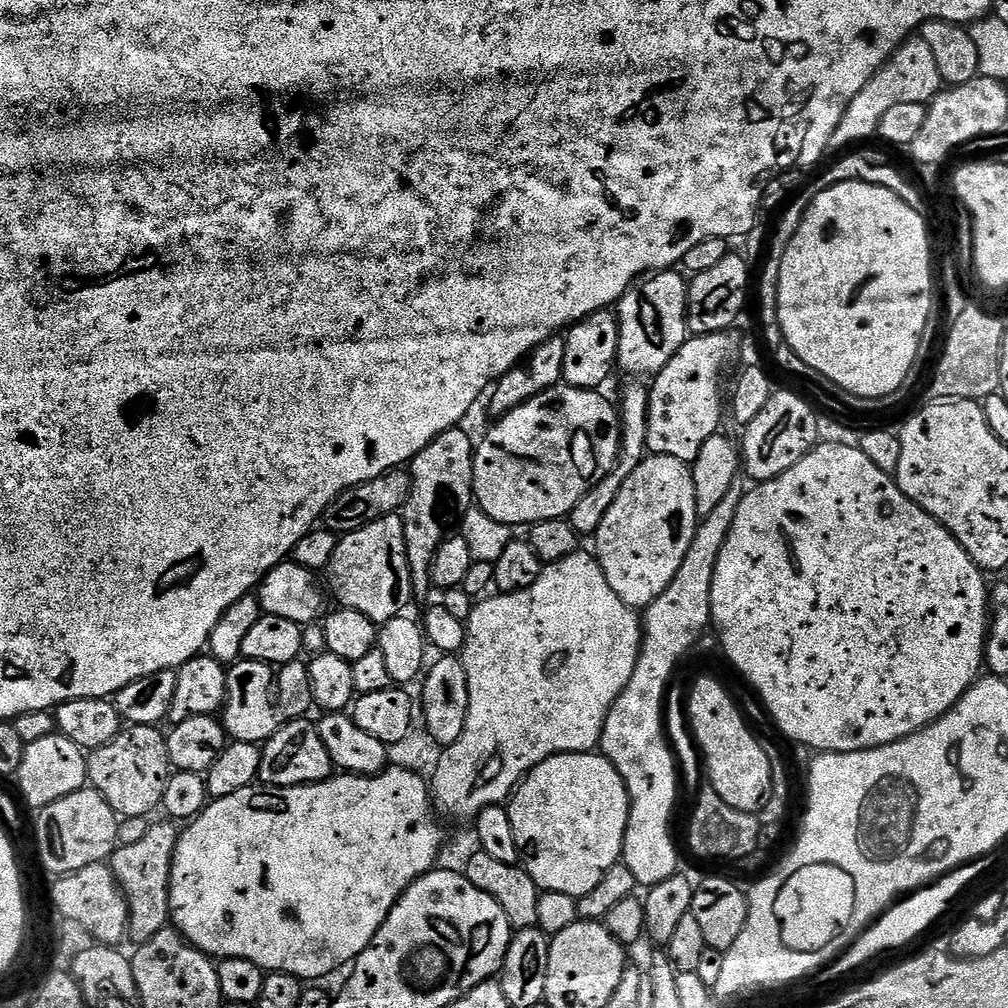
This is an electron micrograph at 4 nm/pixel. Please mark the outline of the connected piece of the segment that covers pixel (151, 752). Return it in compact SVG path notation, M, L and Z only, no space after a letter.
M138 724L121 731L119 736L101 748L91 749L88 756L88 784L106 798L106 802L115 810L117 817L151 817L151 812L164 803L164 791L170 775L168 763L168 742L165 733L151 724Z

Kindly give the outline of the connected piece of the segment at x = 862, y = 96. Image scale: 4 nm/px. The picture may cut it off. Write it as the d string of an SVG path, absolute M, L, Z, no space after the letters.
M910 38L877 70L874 78L870 78L870 82L862 86L858 98L850 102L846 114L842 114L842 122L838 122L838 130L834 130L831 147L844 148L847 144L856 144L859 140L875 137L879 133L880 119L884 117L886 110L909 102L927 105L936 99L941 88L942 81L930 46L926 46L926 42L919 38Z

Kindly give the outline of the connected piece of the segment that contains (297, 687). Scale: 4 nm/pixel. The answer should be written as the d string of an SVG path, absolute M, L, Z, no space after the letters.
M241 658L227 669L227 674L228 699L222 709L222 723L233 741L263 745L282 726L307 717L308 708L313 707L307 663L273 666Z

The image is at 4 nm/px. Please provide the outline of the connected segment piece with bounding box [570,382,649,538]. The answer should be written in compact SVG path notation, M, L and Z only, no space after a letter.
M640 382L629 384L632 385L625 390L624 397L618 400L620 458L616 461L616 465L612 467L612 473L606 478L602 478L602 482L598 482L598 486L591 488L580 499L578 506L574 506L574 510L570 514L574 530L582 538L595 537L598 526L602 526L602 518L606 518L610 506L614 506L614 498L618 498L618 490L622 490L622 482L626 482L626 478L630 474L634 474L634 470L644 461L644 457L649 455L648 443L646 442L646 434L648 433L648 388L645 385L640 385L643 384Z

